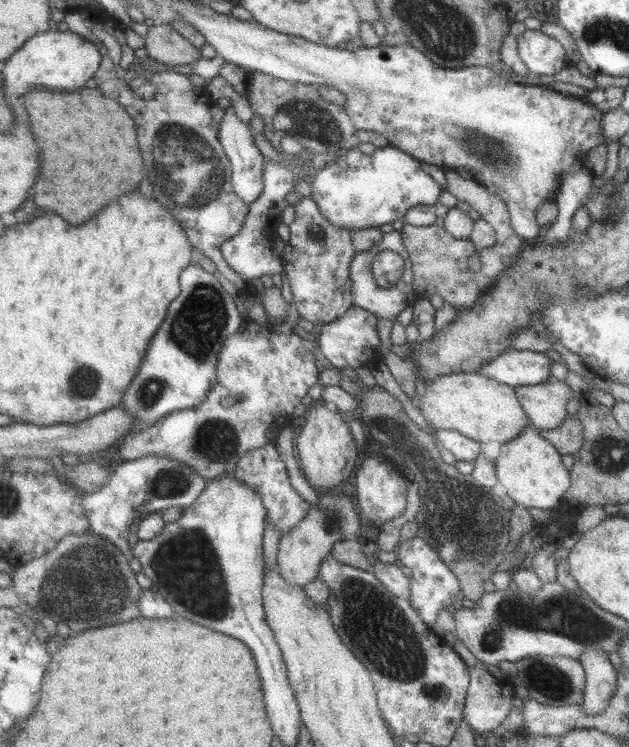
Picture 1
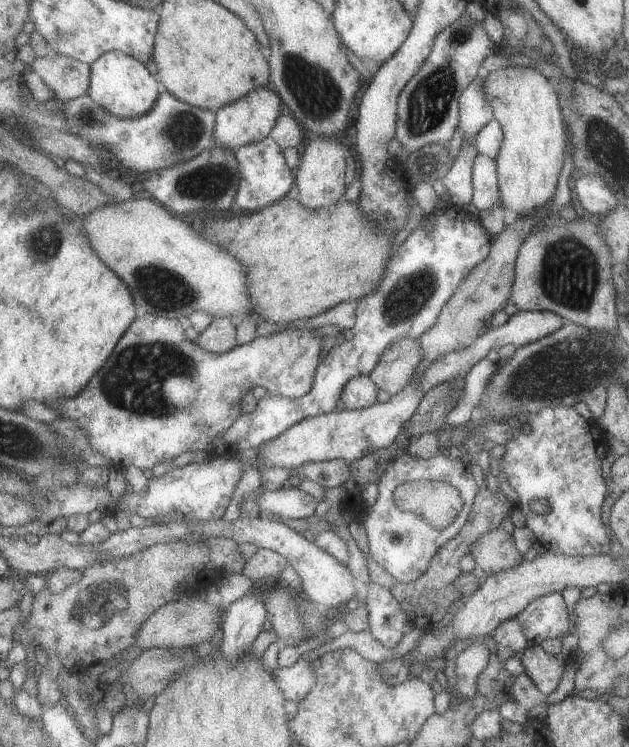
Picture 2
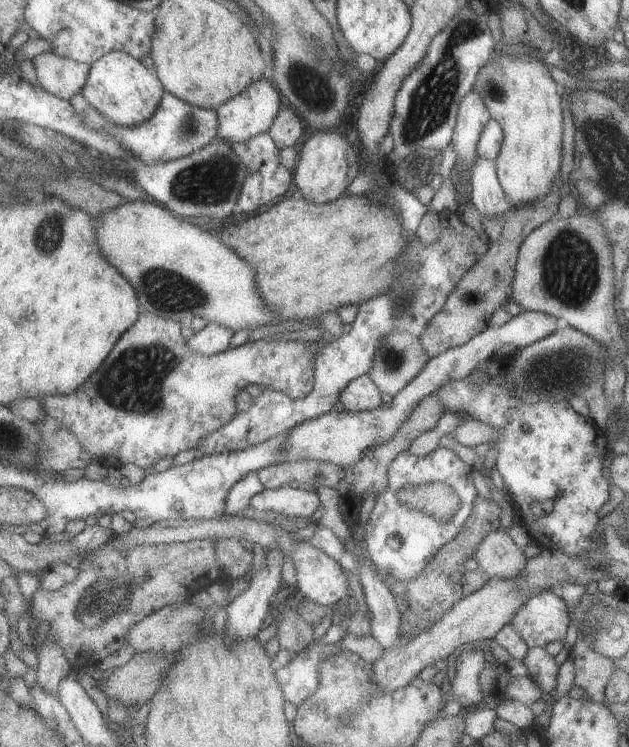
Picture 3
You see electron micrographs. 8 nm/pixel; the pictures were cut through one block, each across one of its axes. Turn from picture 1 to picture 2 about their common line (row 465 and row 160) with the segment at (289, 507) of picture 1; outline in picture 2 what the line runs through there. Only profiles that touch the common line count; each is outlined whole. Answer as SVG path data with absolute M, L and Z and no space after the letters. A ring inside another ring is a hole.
M273 136L261 140L257 144L247 144L235 152L237 152L237 160L239 160L239 170L243 176L241 188L237 194L237 208L247 210L247 214L261 212L261 210L285 200L285 196L291 194L293 184L297 184L297 176L287 162L283 146Z

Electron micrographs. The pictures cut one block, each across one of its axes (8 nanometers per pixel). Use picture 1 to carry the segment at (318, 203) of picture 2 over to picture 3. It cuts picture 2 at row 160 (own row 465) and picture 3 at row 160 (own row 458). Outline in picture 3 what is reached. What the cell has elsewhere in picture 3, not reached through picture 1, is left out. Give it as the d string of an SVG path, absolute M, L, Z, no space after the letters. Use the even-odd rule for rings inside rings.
M333 130L315 132L301 150L301 160L295 172L295 184L307 202L319 204L319 206L331 204L343 198L347 190L353 186L355 178L363 172L363 168L359 168L357 162L359 162L357 154L345 136L335 134Z

